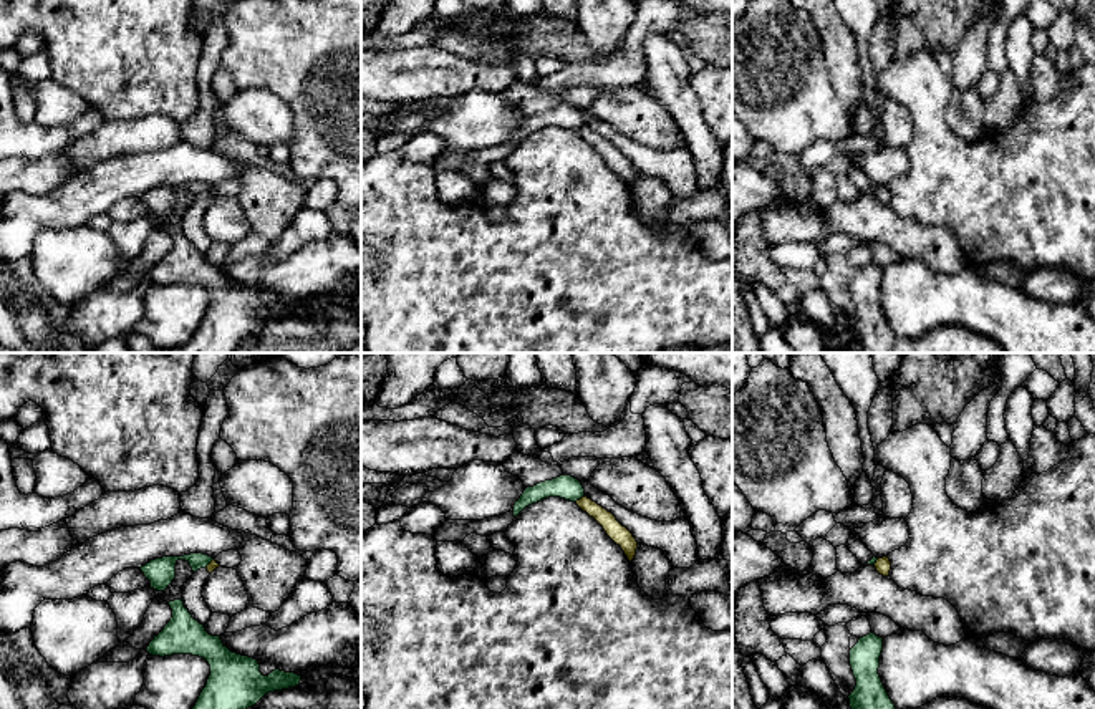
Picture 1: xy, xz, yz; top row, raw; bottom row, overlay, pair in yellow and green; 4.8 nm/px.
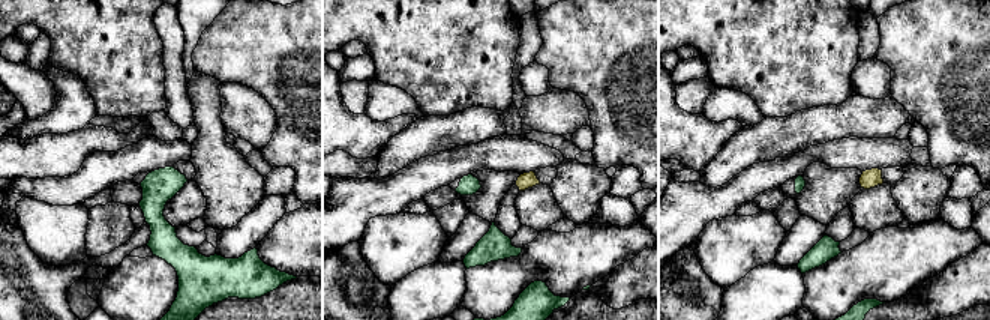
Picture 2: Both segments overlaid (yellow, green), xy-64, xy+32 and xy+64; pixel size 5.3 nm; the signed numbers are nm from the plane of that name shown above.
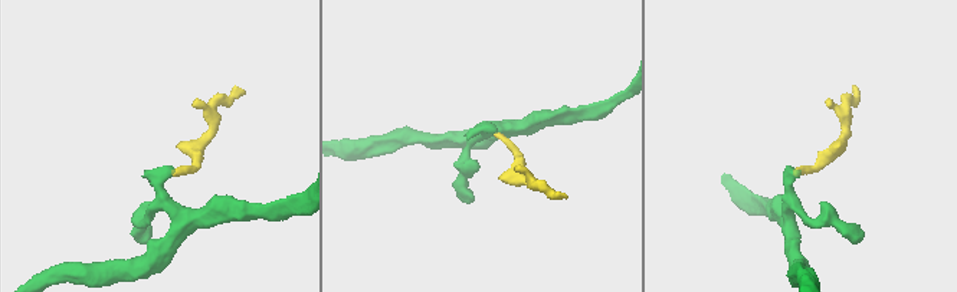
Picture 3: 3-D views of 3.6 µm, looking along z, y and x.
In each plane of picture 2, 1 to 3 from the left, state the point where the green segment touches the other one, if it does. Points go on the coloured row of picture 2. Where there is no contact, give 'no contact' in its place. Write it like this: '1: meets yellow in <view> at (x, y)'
1: no contact
2: no contact
3: no contact

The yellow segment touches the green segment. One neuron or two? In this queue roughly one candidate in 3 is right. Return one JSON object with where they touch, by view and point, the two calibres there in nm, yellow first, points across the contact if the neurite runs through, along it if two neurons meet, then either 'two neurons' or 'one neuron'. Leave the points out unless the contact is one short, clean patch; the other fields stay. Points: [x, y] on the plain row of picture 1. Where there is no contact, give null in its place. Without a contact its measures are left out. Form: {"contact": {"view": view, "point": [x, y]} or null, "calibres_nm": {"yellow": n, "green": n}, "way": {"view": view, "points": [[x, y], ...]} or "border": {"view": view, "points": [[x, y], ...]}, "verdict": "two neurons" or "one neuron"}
{"contact": {"view": "xz", "point": [582, 126]}, "calibres_nm": {"yellow": 90, "green": 120}, "border": {"view": "xz", "points": [[585, 125], [575, 130]]}, "verdict": "two neurons"}

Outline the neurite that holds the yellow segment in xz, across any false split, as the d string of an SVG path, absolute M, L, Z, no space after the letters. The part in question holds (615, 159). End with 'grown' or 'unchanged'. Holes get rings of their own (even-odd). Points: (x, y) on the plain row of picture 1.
M586 124L576 129L576 134L603 156L606 164L616 174L621 176L630 191L634 187L638 171L633 166L633 162L626 156L623 156L611 141L608 141L606 137L588 128Z | unchanged

